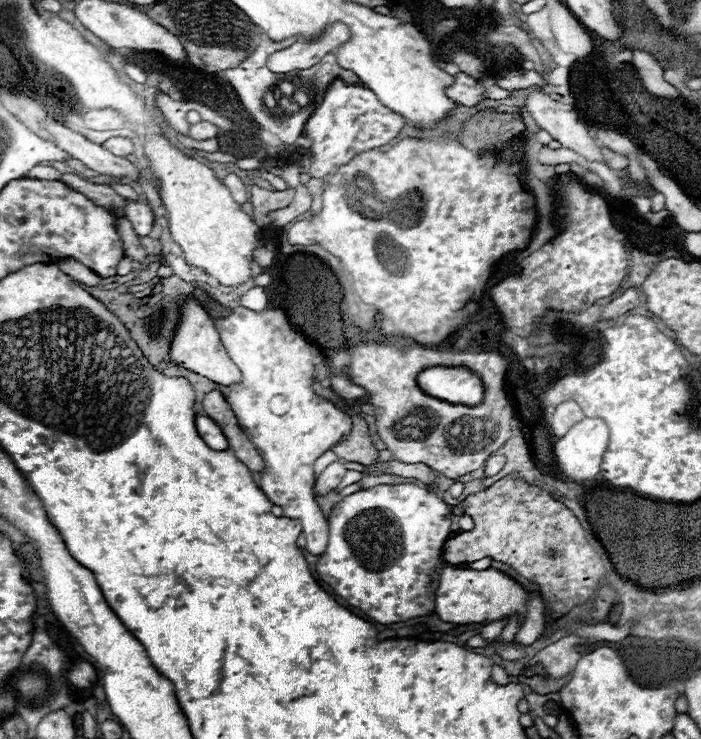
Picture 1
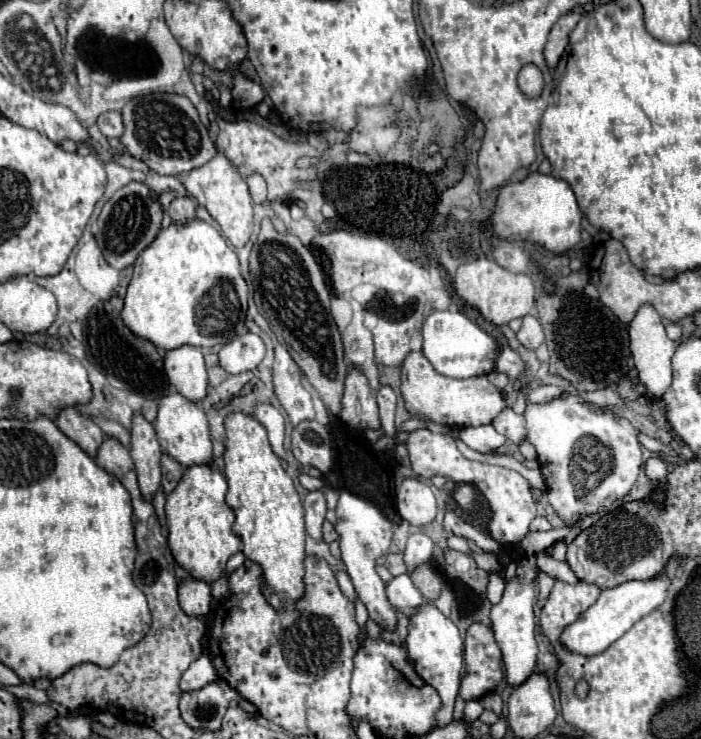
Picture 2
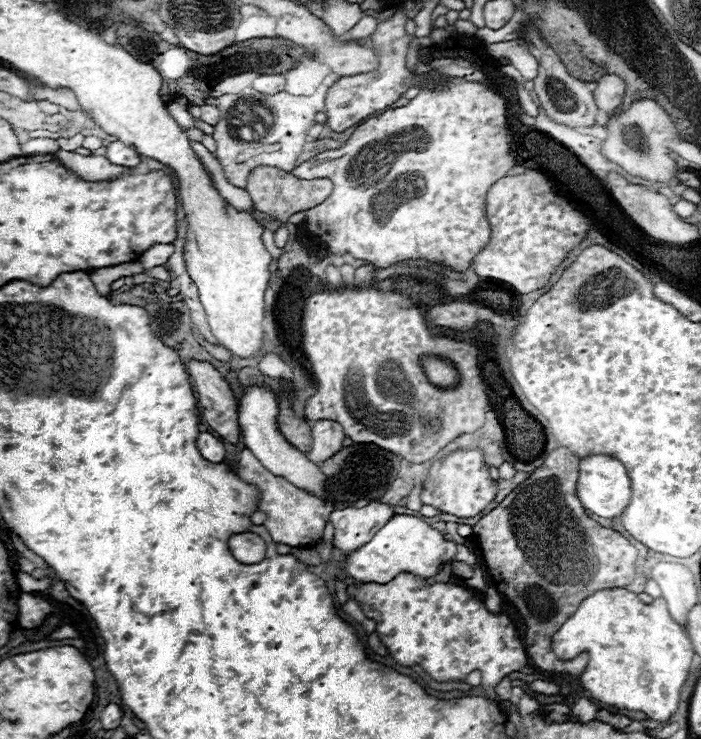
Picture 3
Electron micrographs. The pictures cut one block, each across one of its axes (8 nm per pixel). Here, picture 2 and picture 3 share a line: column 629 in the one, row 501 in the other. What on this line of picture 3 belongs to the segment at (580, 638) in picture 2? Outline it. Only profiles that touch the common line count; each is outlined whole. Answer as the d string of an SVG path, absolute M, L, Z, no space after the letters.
M596 454L596 456L588 456L588 458L580 460L580 476L578 476L576 492L586 510L590 510L602 518L620 518L622 512L626 510L626 506L630 504L632 482L630 482L622 462L618 462L612 456Z

